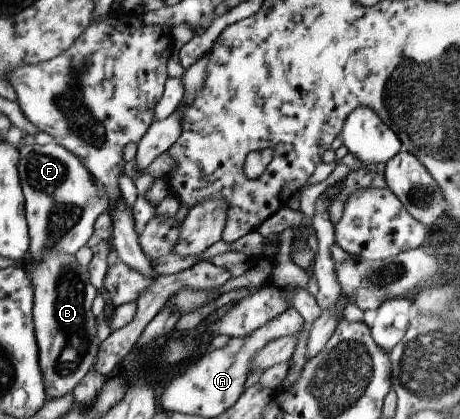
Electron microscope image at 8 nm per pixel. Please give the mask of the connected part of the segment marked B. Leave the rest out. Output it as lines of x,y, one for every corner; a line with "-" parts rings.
42,251
38,261
30,263
32,284
32,323
36,347
38,348
38,369
41,369
46,401
62,399
72,392
73,387
86,375
96,359
99,341
96,339
95,316
91,312
91,303
98,291
88,281
88,269
80,266
74,255
58,251

